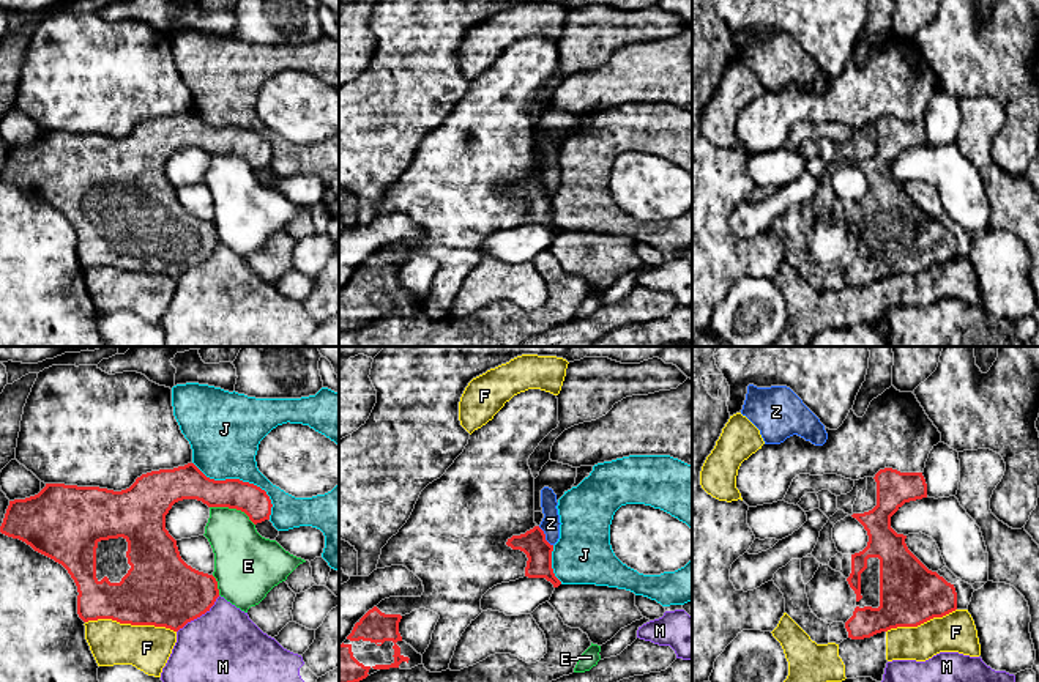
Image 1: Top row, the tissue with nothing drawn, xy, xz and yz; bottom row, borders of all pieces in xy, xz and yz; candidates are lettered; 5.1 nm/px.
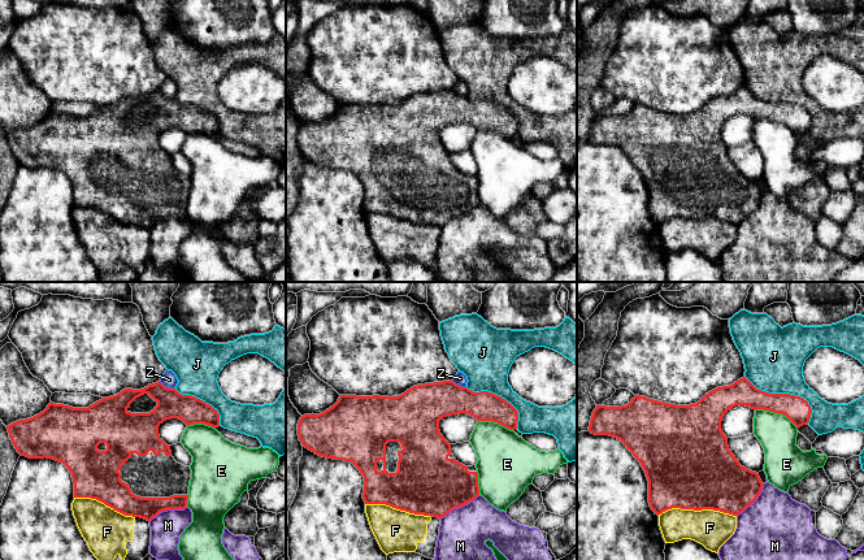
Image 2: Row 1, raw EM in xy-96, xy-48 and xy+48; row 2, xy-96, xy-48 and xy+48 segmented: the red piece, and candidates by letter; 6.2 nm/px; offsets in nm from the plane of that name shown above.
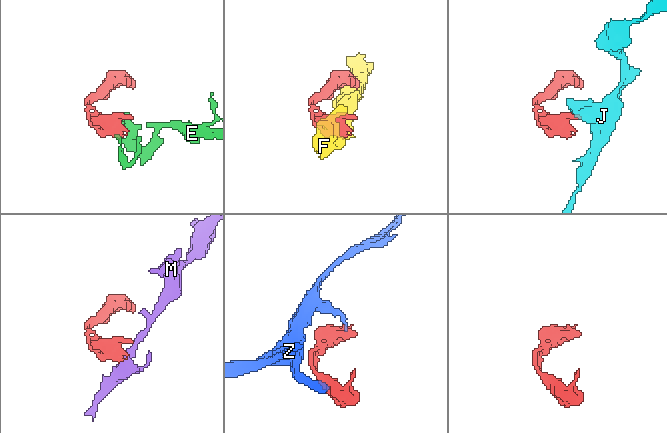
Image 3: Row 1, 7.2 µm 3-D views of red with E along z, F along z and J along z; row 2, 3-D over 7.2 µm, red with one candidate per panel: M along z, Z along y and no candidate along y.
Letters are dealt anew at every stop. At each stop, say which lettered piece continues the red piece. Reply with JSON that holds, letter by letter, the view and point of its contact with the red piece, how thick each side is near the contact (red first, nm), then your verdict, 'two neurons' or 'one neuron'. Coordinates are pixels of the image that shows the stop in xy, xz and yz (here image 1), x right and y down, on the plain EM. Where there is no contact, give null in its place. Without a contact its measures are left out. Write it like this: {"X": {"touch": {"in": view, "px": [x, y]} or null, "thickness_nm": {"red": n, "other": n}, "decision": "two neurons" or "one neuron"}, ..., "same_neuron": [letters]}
{"E": {"touch": {"in": "xy", "px": [234, 155]}, "thickness_nm": {"red": 160, "other": 280}, "decision": "two neurons"}, "F": {"touch": {"in": "xy", "px": [131, 271]}, "thickness_nm": {"red": 380, "other": 240}, "decision": "two neurons"}, "J": {"touch": {"in": "xy", "px": [242, 128]}, "thickness_nm": {"red": 160, "other": 360}, "decision": "two neurons"}, "M": {"touch": {"in": "xy", "px": [199, 263]}, "thickness_nm": {"red": 380, "other": 480}, "decision": "two neurons"}, "Z": {"touch": {"in": "xz", "px": [544, 183]}, "thickness_nm": {"red": 140, "other": 100}, "decision": "two neurons"}, "same_neuron": []}

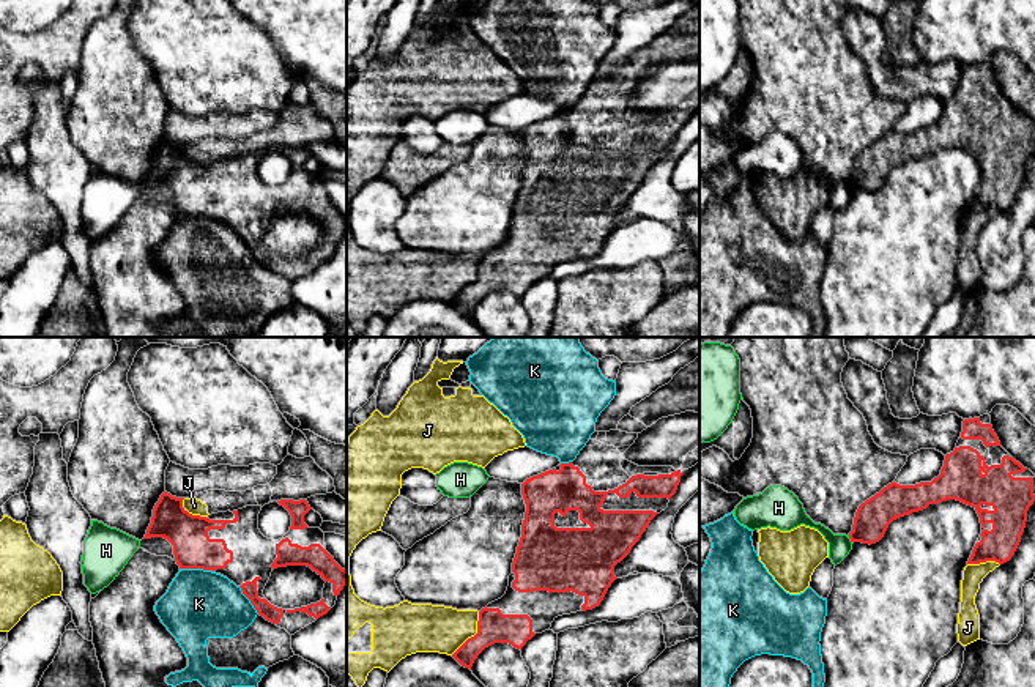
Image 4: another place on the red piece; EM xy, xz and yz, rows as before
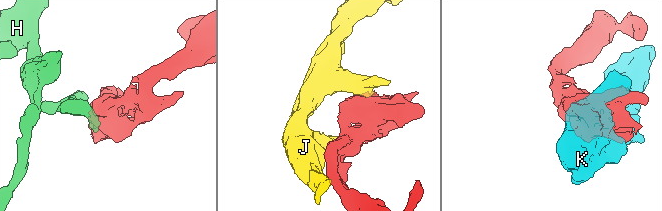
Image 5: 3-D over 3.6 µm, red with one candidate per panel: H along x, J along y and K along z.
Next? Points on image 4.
{"H": {"touch": {"in": "yz", "px": [849, 185]}, "thickness_nm": {"red": 180, "other": 120}, "decision": "two neurons"}, "J": {"touch": {"in": "xz", "px": [474, 282]}, "thickness_nm": {"red": 160, "other": 240}, "decision": "two neurons"}, "K": {"touch": {"in": "xy", "px": [196, 215]}, "thickness_nm": {"red": 200, "other": 360}, "decision": "two neurons"}, "same_neuron": []}

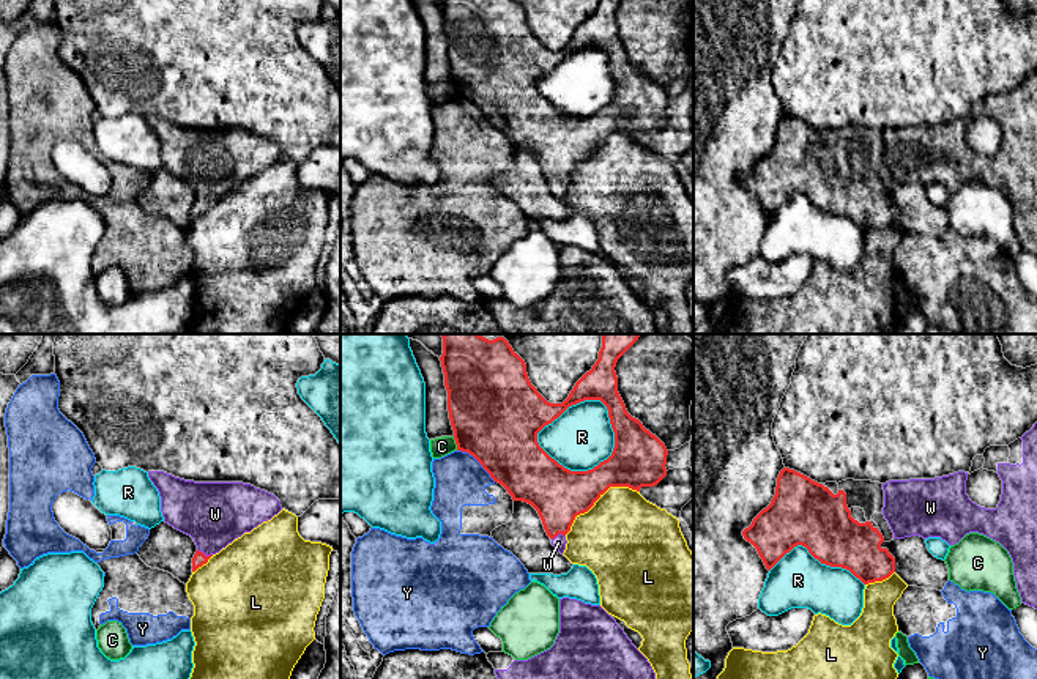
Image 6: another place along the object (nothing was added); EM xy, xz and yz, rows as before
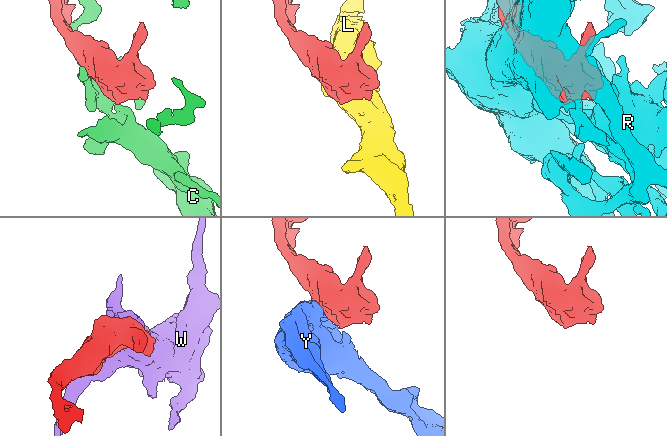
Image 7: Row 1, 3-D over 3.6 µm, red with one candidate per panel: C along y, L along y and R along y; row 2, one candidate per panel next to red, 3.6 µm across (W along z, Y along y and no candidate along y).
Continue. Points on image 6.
{"C": {"touch": {"in": "xz", "px": [456, 90]}, "thickness_nm": {"red": 460, "other": 100}, "decision": "two neurons"}, "L": {"touch": {"in": "xz", "px": [598, 145]}, "thickness_nm": {"red": 280, "other": 460}, "decision": "two neurons"}, "R": {"touch": {"in": "xz", "px": [583, 118]}, "thickness_nm": {"red": 280, "other": 320}, "decision": "two neurons"}, "W": {"touch": {"in": "xy", "px": [204, 200]}, "thickness_nm": {"red": 70, "other": 320}, "decision": "one neuron"}, "Y": {"touch": {"in": "xz", "px": [478, 107]}, "thickness_nm": {"red": 460, "other": 260}, "decision": "two neurons"}, "same_neuron": ["W"]}

